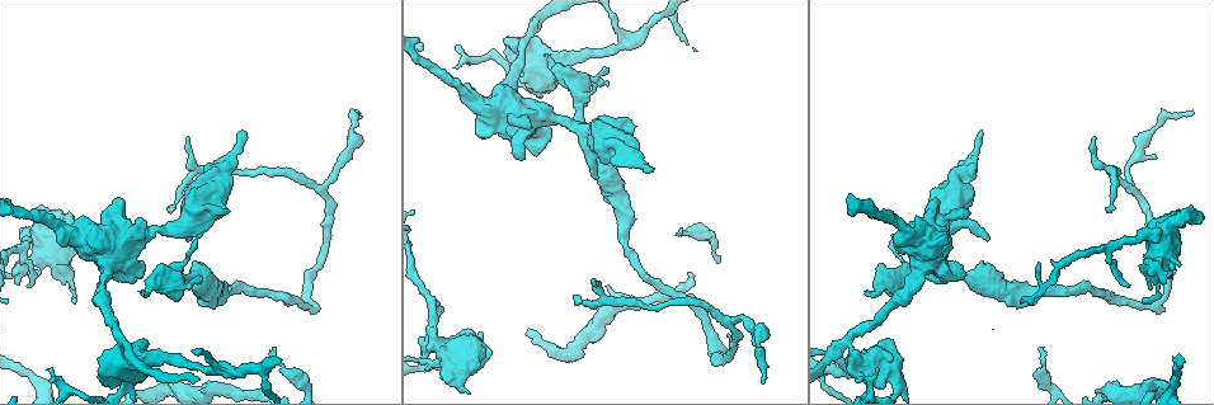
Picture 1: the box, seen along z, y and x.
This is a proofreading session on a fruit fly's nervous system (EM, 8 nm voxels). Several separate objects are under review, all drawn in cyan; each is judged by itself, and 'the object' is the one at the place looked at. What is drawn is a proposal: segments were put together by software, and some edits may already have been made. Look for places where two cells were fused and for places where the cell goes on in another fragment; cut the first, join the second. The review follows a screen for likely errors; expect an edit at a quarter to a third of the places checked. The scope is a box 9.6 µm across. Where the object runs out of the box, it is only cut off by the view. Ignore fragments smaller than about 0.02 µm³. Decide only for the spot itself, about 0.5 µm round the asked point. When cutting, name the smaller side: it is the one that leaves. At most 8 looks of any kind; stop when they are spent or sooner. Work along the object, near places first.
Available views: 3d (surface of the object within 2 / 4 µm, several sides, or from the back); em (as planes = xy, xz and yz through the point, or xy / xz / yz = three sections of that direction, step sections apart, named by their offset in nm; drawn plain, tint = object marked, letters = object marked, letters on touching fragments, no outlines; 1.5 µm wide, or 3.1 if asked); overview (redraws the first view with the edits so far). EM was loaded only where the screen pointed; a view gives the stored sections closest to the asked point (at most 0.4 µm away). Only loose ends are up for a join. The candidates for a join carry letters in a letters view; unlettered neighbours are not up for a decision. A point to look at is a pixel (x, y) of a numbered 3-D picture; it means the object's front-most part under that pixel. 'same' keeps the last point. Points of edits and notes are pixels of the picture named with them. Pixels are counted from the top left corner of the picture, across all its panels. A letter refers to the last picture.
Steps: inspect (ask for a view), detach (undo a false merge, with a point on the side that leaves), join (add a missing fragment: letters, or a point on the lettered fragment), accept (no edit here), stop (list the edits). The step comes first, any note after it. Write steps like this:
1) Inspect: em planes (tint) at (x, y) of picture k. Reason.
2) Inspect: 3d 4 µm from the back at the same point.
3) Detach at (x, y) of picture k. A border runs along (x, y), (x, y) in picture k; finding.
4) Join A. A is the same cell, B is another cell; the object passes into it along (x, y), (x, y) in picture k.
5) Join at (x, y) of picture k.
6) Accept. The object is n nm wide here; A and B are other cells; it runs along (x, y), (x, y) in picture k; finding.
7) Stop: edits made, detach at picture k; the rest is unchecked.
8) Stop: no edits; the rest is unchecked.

Inspect: em planes (tint) at (130, 278) of picture 1. Stops while still wide.

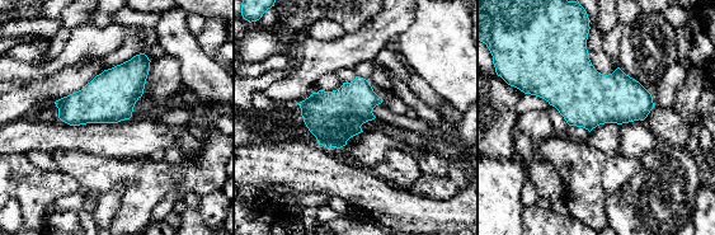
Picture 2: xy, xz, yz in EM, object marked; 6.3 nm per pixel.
Inspect: em planes (letters) at the same point.

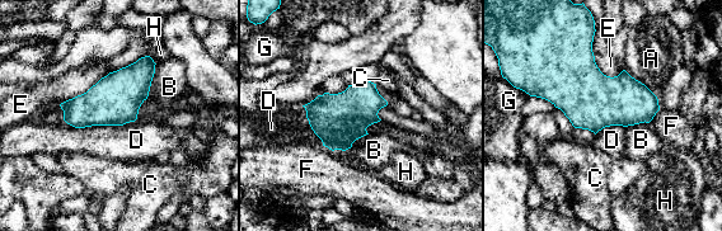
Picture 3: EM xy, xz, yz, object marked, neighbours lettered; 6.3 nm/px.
Accept. A, B, C, D, E, F, G and H are other cells; a border runs along (64, 119), (75, 127), (134, 122) in picture 3; no lettered fragment goes on from it.

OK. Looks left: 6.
Inspect: em planes (letters) at (852, 336) of picture 1. Three-way junction.

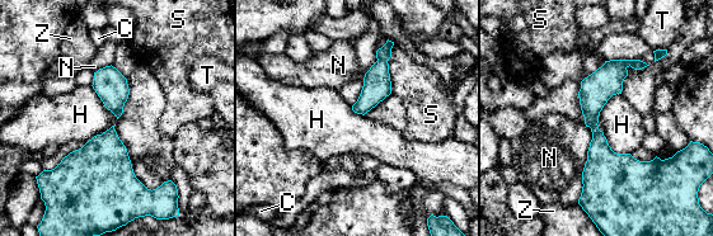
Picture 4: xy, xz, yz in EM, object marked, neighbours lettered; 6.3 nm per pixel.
Detach at (603, 164) of picture 4. C, H, N, S, T and Z are other cells; two cells meet here.

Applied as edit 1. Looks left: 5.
Inspect: overview.

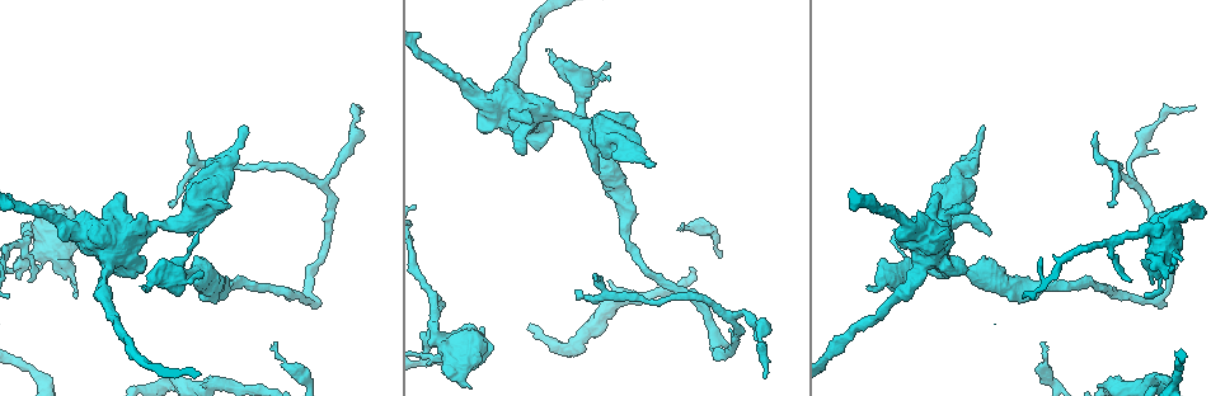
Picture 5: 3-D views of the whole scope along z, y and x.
Inspect: 3d 4 µm at (75, 299) of picture 5. Branch stops here.

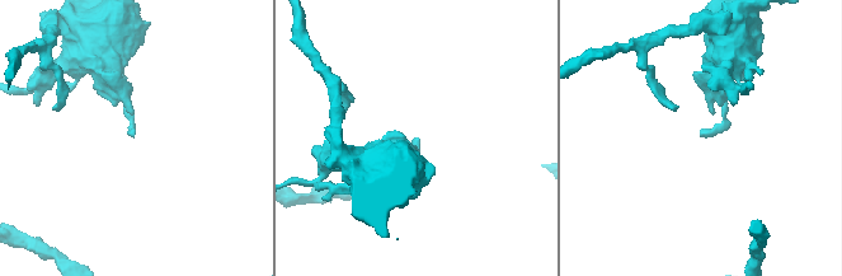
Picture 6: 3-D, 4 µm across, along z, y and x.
Inspect: em planes (letters) at (418, 139) of picture 6. Shape alone is not enough.

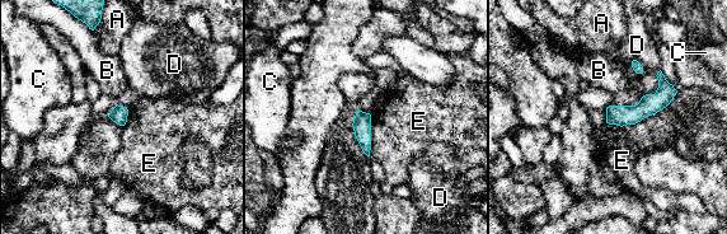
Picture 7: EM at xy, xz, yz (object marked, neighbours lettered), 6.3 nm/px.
Accept. A, B, C, D and E are other cells; it runs along (672, 92), (633, 115), (609, 120) in picture 7; none of them fits.

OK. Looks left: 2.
Stop: edits made, detach at picture 4; the rest is unchecked.

